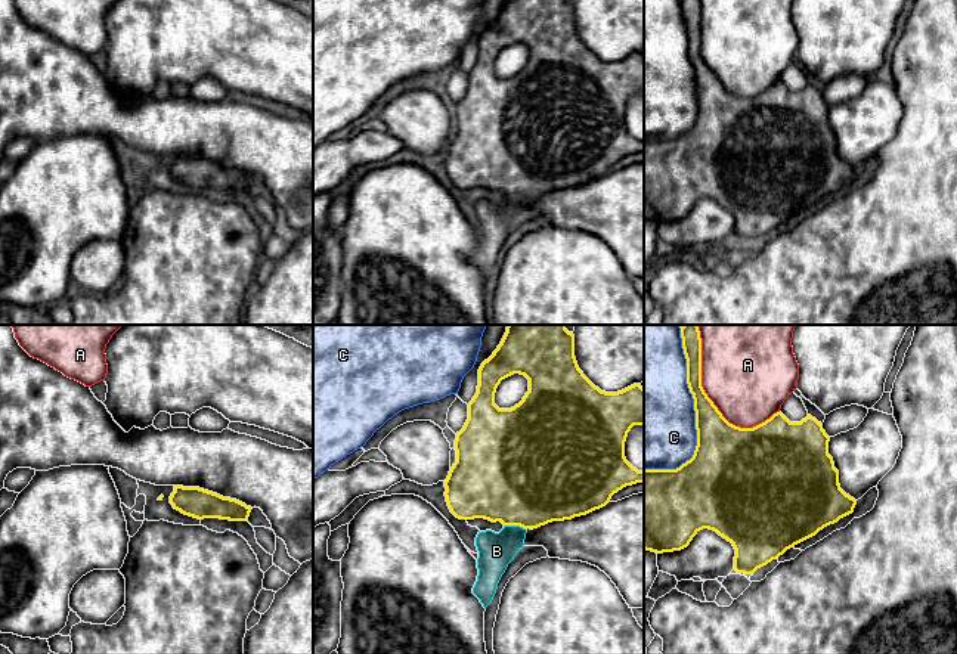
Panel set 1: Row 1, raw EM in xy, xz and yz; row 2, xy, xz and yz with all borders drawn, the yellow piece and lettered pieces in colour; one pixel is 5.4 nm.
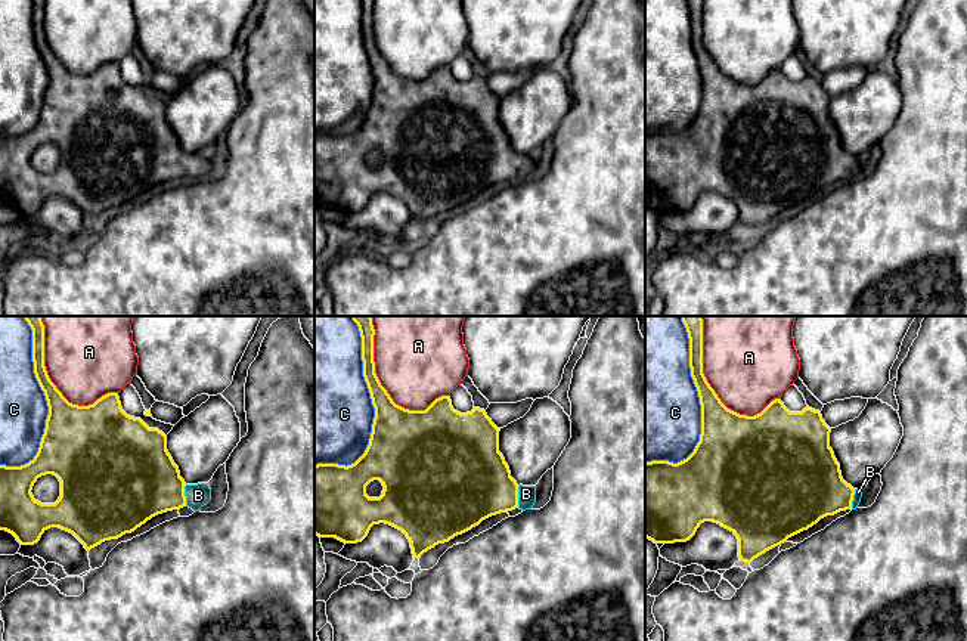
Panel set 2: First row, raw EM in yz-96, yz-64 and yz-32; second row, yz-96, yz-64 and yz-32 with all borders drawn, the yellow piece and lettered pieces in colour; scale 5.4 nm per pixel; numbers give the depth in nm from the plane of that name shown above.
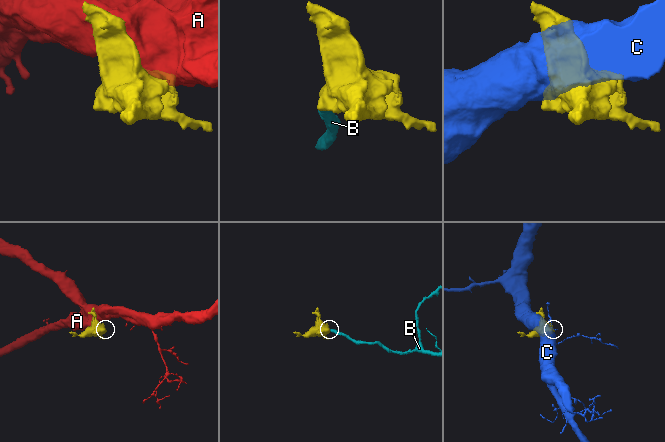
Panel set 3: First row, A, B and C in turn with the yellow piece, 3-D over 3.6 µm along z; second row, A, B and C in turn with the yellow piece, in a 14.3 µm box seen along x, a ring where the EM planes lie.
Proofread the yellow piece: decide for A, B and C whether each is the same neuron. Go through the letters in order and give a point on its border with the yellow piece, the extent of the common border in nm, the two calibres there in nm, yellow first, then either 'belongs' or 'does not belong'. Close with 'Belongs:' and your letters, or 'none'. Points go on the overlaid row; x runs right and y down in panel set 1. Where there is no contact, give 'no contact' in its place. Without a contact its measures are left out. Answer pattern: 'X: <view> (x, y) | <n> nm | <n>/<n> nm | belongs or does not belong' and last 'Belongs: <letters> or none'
A: yz (709, 399) | 650 nm | 260/480 nm | does not belong
B: xz (514, 524) | 120 nm | 500/190 nm | belongs
C: yz (696, 417) | 800 nm | 320/500 nm | does not belong
Belongs: B

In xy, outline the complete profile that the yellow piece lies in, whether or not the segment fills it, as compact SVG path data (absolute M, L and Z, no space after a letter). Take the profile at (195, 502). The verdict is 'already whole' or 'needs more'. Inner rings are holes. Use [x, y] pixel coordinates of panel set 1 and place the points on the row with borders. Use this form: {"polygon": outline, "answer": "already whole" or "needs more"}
{"polygon": "M174 486L170 503L182 514L198 520L220 518L229 521L247 521L253 509L236 499L223 498L199 487L183 486Z", "answer": "already whole"}

